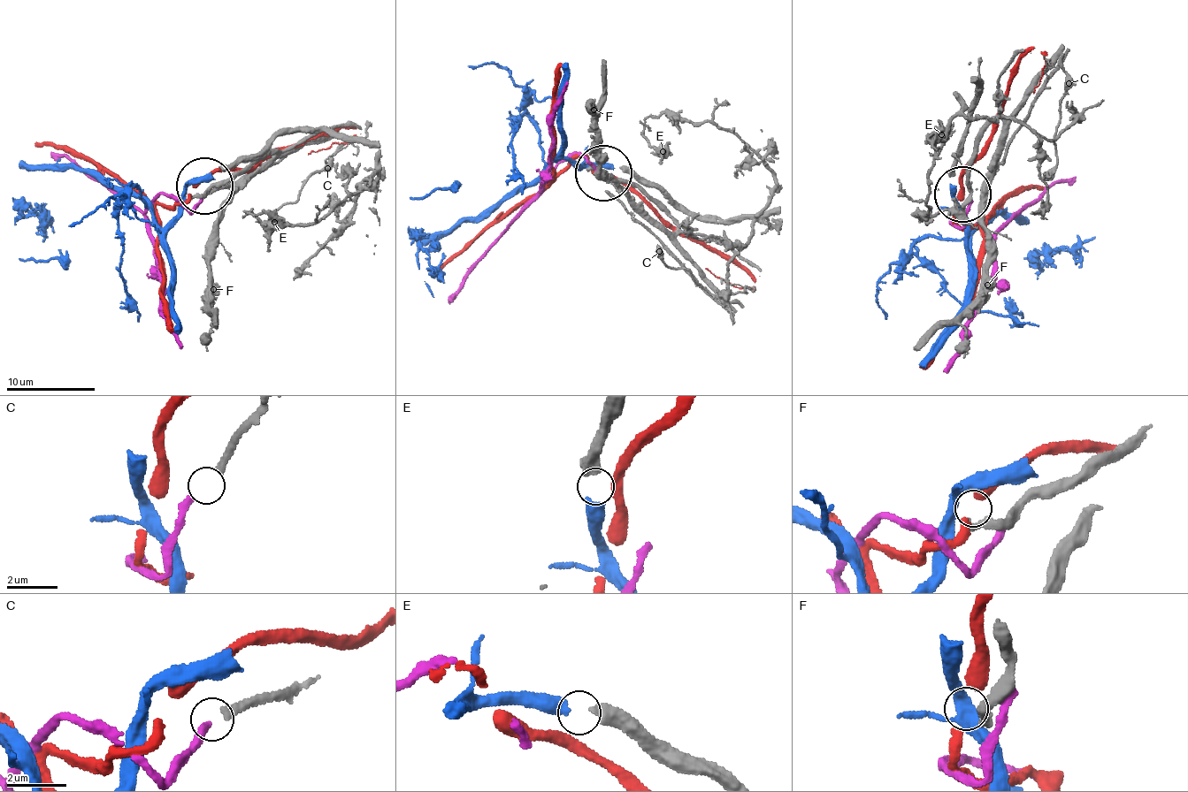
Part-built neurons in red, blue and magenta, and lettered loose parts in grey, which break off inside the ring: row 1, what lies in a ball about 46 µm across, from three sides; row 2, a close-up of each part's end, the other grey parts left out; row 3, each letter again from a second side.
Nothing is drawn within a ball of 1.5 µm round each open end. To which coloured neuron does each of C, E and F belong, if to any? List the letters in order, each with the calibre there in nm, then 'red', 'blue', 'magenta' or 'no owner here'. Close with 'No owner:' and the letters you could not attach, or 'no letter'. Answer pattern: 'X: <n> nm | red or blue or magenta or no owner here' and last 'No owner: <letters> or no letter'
C: 280 nm | magenta
E: 500 nm | blue
F: 400 nm | no owner here
No owner: F

